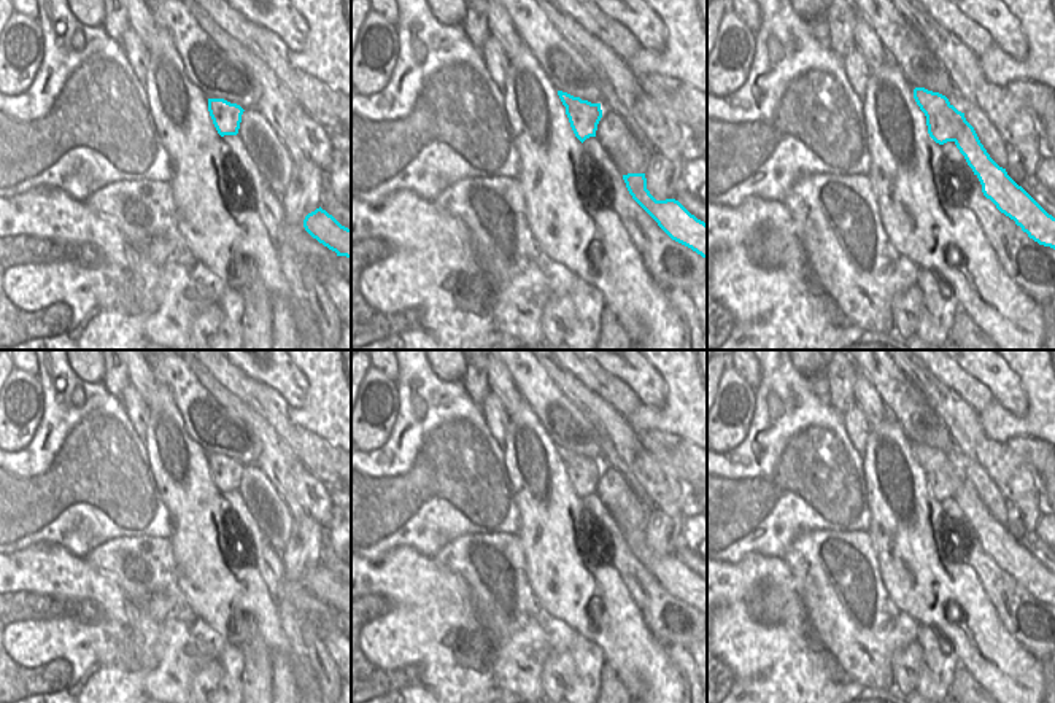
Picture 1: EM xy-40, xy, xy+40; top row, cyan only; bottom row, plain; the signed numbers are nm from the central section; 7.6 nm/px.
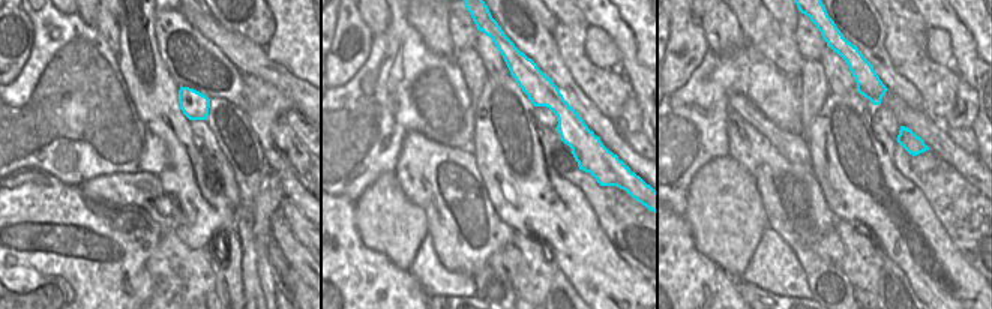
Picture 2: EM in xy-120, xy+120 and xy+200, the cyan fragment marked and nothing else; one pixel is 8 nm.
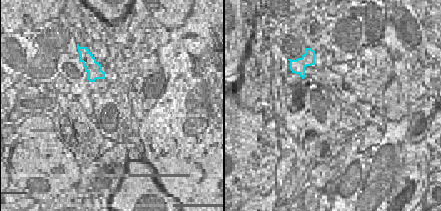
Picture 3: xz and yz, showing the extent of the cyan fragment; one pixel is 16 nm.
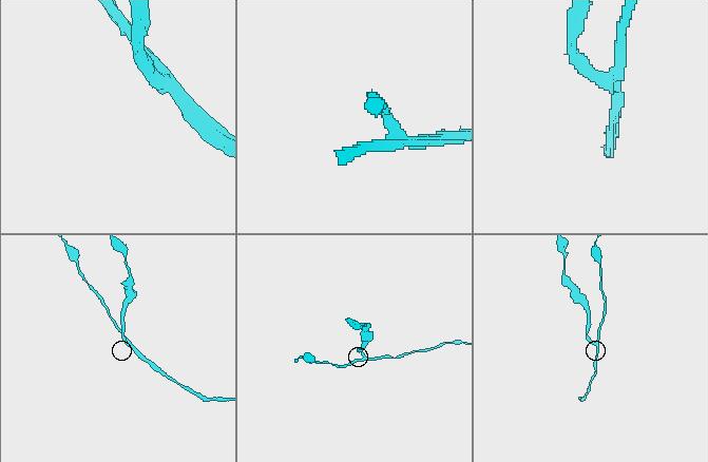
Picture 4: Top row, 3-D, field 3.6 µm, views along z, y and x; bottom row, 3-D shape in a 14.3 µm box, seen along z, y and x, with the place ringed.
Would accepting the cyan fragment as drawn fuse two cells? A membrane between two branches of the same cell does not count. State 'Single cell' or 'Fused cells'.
Fused cells

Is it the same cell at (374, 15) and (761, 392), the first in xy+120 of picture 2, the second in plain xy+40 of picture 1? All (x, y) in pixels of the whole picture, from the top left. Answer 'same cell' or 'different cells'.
different cells

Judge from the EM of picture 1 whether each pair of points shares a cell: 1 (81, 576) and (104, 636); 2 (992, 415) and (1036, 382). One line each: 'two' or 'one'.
1: one
2: one

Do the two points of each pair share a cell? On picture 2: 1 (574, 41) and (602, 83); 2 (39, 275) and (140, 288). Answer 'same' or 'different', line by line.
1: same
2: same

